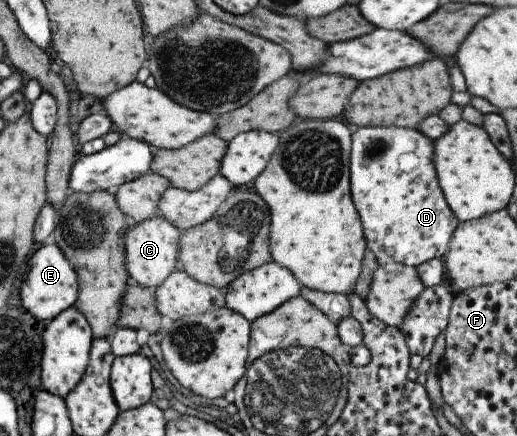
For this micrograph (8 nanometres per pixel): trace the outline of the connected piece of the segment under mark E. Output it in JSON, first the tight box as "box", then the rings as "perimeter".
{"box":[18,244,77,321],"perimeter":[[[57,244],[41,245],[33,250],[25,261],[26,277],[21,282],[18,295],[21,306],[38,321],[50,321],[61,311],[68,309],[77,296],[77,279],[73,267],[66,261]]]}

